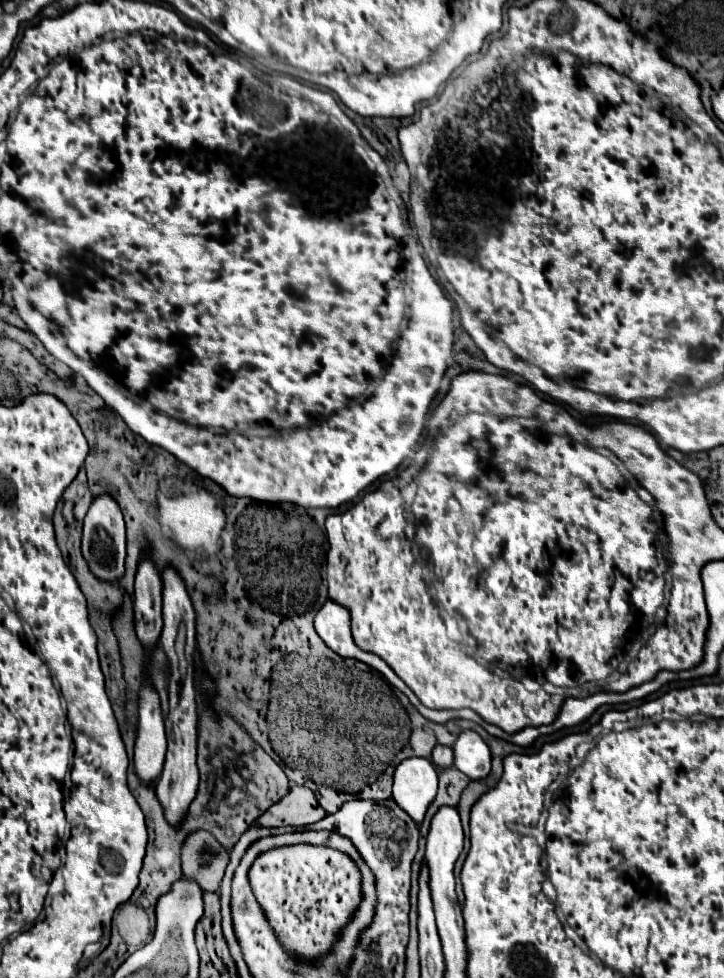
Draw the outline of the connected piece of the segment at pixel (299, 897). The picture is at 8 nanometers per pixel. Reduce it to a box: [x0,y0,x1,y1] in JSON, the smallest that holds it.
[250,844,360,958]

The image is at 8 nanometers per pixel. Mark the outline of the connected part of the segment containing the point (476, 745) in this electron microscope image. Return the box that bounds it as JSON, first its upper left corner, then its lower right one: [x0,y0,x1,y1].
[452,730,490,780]

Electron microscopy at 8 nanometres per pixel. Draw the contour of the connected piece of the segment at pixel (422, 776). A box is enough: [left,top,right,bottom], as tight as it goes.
[392,758,438,824]

